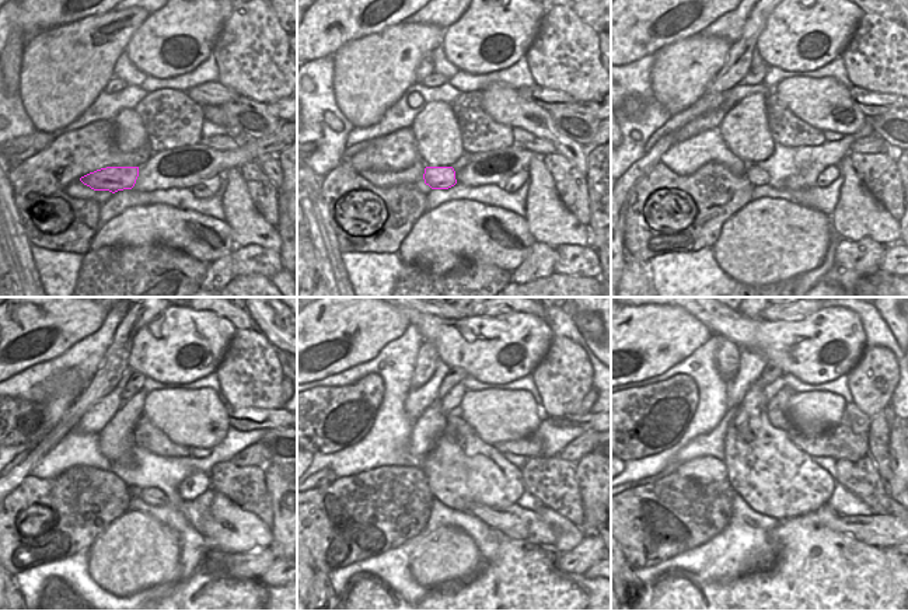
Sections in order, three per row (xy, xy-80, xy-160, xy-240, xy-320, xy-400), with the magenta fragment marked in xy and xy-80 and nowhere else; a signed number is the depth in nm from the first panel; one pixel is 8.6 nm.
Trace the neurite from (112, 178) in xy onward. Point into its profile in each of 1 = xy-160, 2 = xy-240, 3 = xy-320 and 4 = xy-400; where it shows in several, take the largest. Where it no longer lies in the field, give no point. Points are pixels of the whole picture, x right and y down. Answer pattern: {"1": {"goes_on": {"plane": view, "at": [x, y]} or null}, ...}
{"1": {"goes_on": {"plane": "xy-160", "at": [757, 177]}}, "2": {"goes_on": {"plane": "xy-240", "at": [154, 496]}}, "3": {"goes_on": {"plane": "xy-320", "at": [514, 522]}}, "4": {"goes_on": {"plane": "xy-400", "at": [883, 531]}}}

